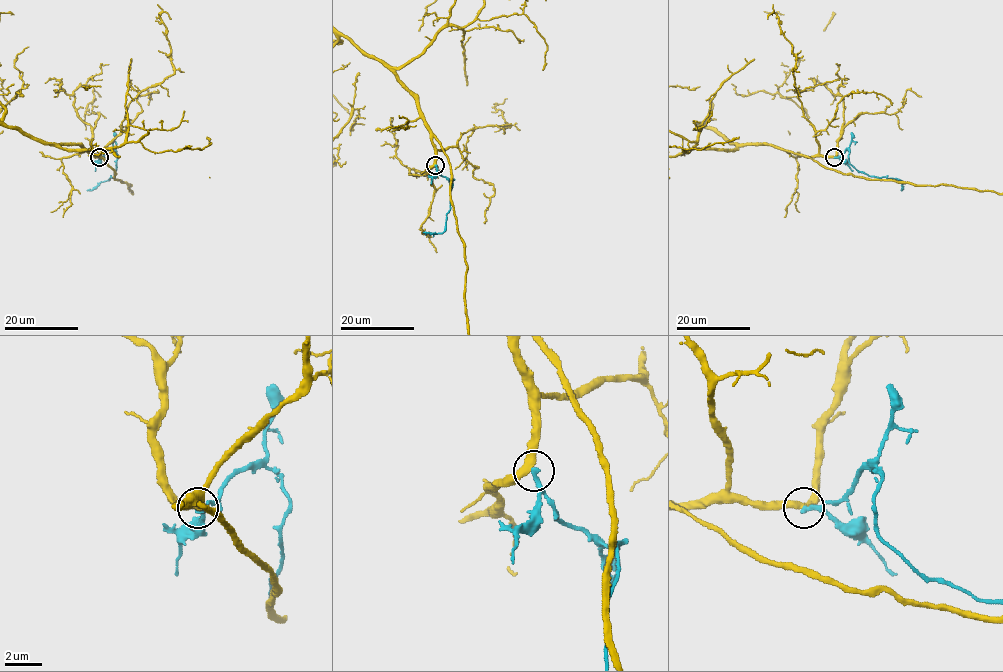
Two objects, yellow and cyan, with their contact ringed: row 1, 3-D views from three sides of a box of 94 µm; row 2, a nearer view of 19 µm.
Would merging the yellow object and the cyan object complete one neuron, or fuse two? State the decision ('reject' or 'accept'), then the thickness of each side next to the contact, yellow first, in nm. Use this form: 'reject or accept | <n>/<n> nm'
reject | 360/300 nm

